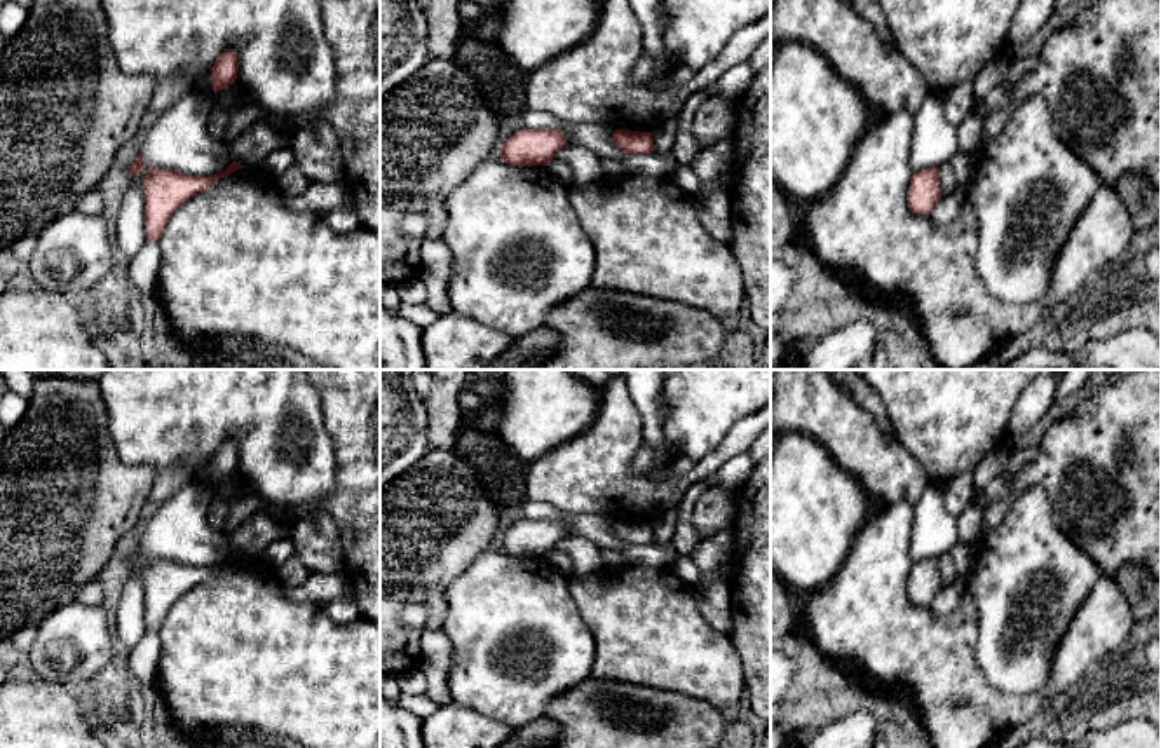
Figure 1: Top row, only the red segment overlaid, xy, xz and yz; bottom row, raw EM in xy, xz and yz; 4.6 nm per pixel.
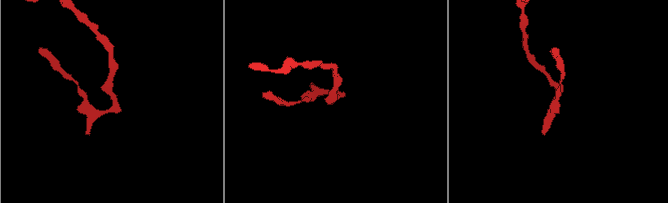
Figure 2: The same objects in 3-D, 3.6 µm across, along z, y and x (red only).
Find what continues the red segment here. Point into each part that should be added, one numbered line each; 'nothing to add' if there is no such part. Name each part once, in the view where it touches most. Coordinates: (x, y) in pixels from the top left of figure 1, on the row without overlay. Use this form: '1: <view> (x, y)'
nothing to add

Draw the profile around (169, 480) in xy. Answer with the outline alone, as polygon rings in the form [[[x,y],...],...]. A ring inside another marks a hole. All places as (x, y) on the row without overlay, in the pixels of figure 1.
[[[169,466],[157,471],[155,483],[150,492],[150,499],[160,506],[171,499],[178,490],[183,490],[194,483],[194,469],[188,466]]]

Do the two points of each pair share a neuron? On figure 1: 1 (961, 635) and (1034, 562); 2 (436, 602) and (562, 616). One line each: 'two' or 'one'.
1: two
2: two

